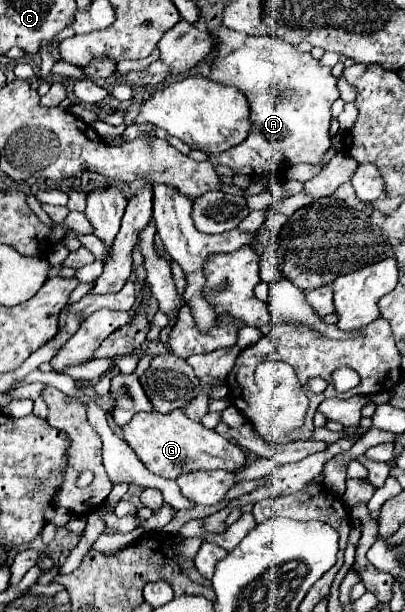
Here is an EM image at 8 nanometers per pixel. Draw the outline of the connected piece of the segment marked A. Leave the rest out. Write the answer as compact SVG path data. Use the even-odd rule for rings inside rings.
M247 36L245 44L237 50L233 50L225 58L215 58L213 64L209 66L207 78L213 82L219 82L223 86L233 86L247 94L245 98L249 100L249 110L251 110L251 132L249 136L235 148L223 154L211 154L209 160L213 166L229 166L237 174L247 174L251 172L255 176L261 174L275 175L285 168L291 168L295 164L317 164L325 150L331 146L331 136L329 136L329 118L331 118L331 104L339 98L337 90L337 78L331 74L331 68L321 66L311 54L299 52L295 46L283 42L279 36ZM271 86L277 88L287 88L289 96L287 100L275 100L271 94Z

